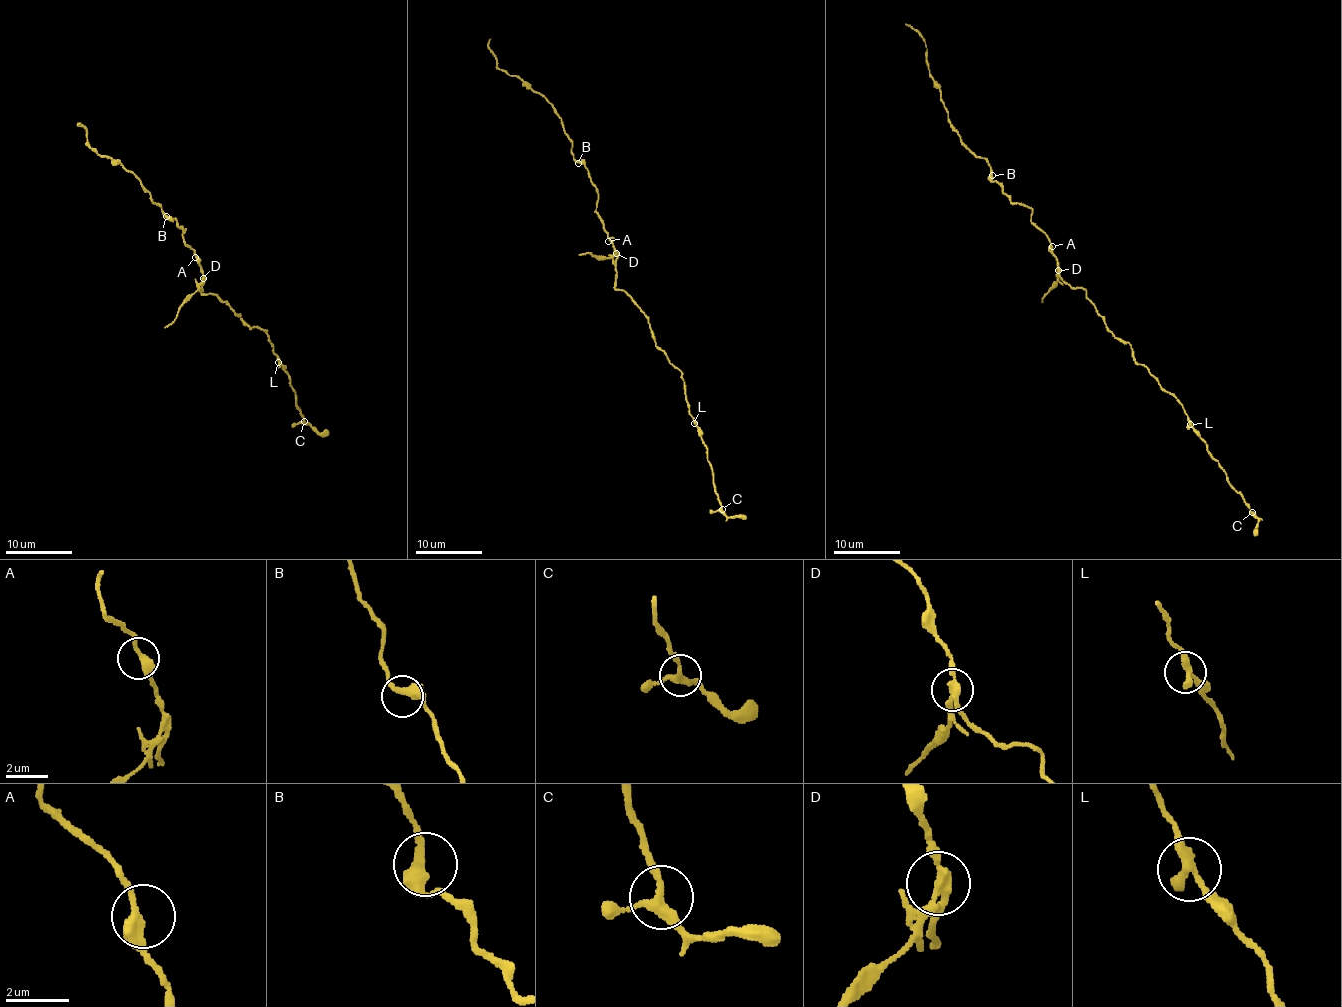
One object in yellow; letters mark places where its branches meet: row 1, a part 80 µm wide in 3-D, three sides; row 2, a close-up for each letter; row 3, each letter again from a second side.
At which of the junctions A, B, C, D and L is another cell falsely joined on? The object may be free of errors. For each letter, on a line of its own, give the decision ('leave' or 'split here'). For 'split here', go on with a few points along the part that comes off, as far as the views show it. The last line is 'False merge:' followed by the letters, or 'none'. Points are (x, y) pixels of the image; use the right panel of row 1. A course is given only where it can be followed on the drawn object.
A: leave
B: leave
C: leave
D: split here; course (1057, 270), (1057, 285), (1042, 298), (1042, 302)
L: leave
False merge: D

